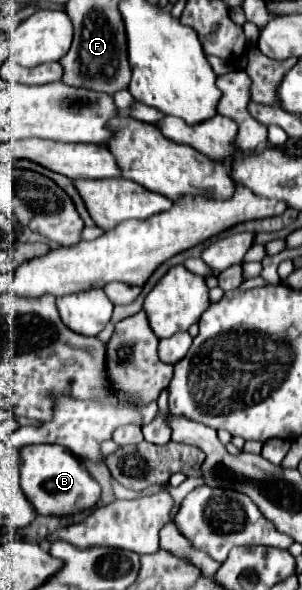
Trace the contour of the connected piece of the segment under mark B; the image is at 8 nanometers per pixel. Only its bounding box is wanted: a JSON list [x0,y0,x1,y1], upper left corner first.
[20,445,100,517]

